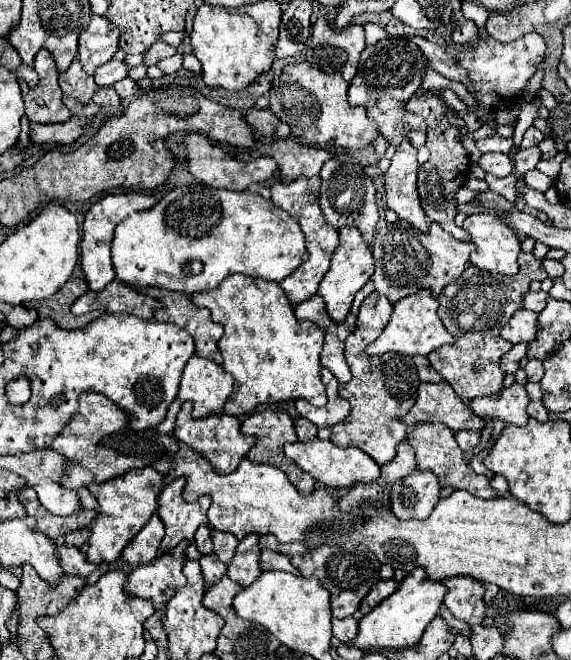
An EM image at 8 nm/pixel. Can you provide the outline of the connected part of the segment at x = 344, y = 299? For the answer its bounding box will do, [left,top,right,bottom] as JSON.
[318,227,374,323]

